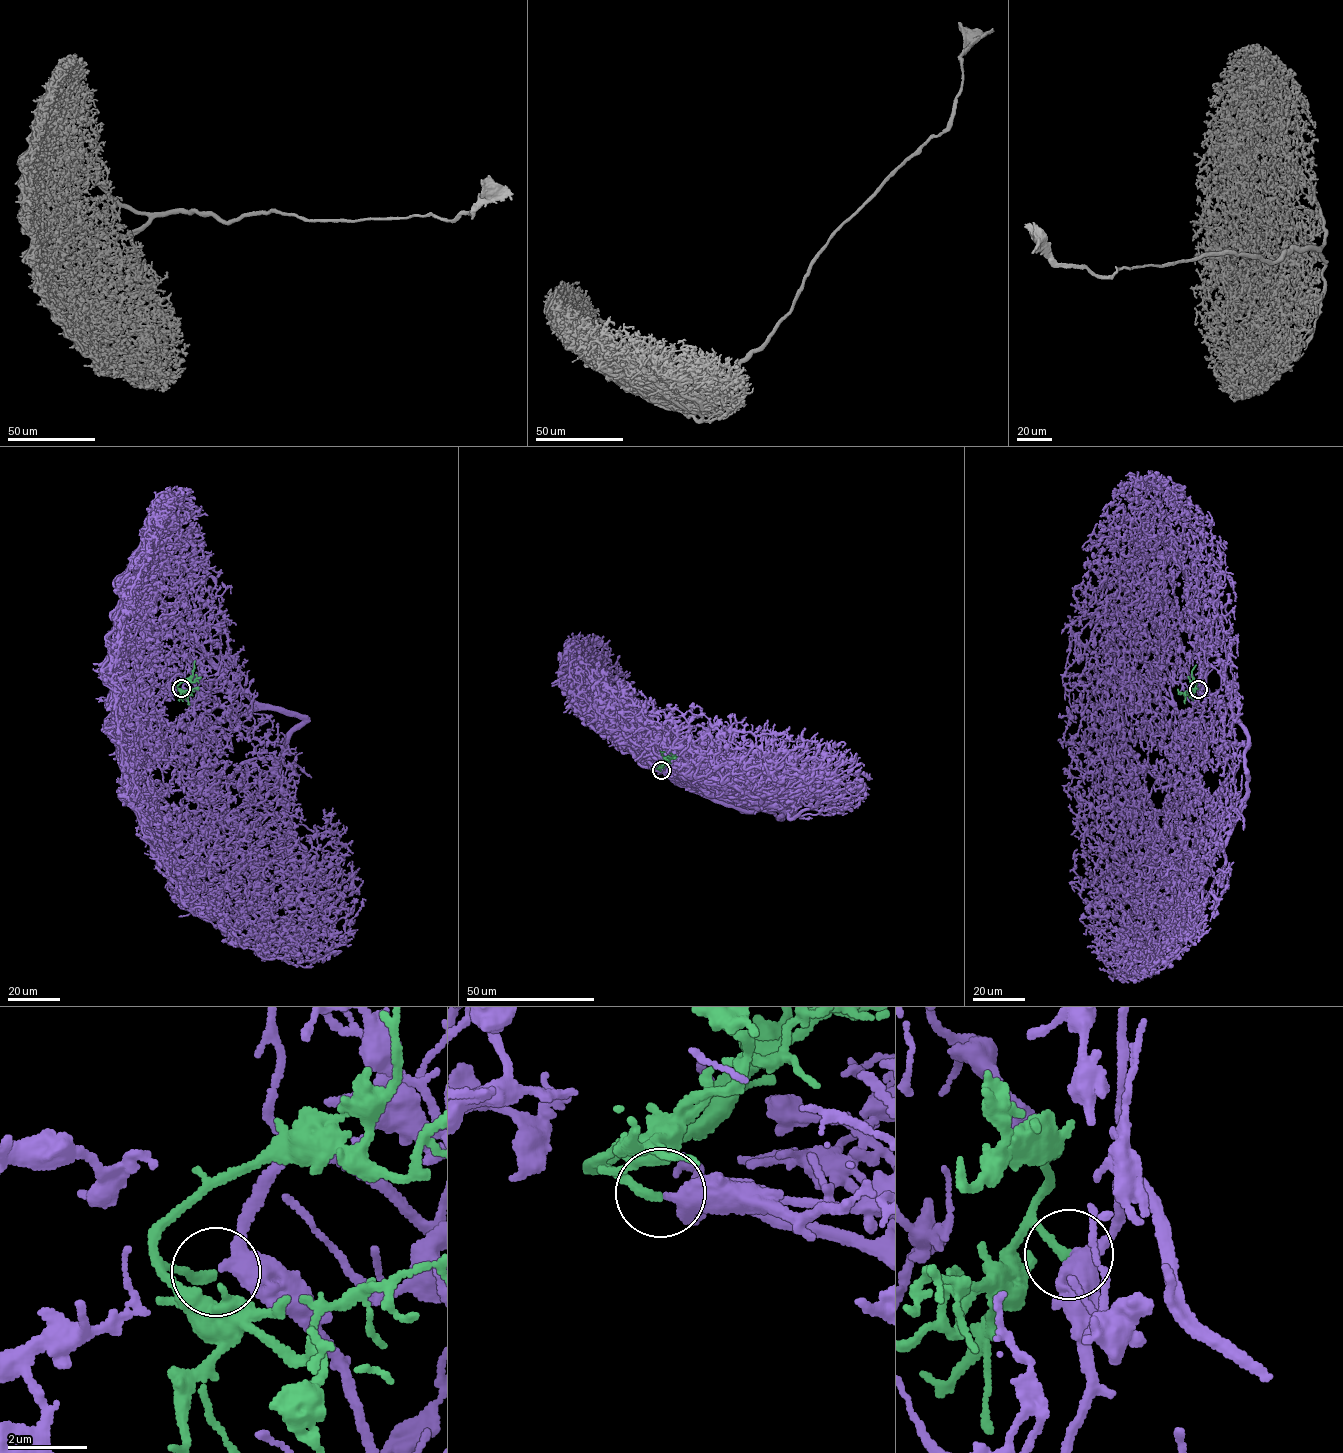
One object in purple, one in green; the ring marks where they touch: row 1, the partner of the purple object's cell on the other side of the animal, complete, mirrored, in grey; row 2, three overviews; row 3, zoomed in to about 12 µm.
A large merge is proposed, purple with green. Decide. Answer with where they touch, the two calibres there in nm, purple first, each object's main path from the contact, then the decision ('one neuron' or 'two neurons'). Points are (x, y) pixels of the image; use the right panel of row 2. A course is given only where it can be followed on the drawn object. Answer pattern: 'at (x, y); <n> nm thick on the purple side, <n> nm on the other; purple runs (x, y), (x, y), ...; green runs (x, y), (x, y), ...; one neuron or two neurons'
at (1198, 689); 340 nm thick on the purple side, 240 nm on the other; purple runs (1198, 689), (1177, 817), (1192, 842), (1195, 874), (1152, 966), (1134, 975), (1123, 975), (1126, 980); green runs (1198, 689), (1197, 681), (1191, 676), (1196, 664); one neuron

